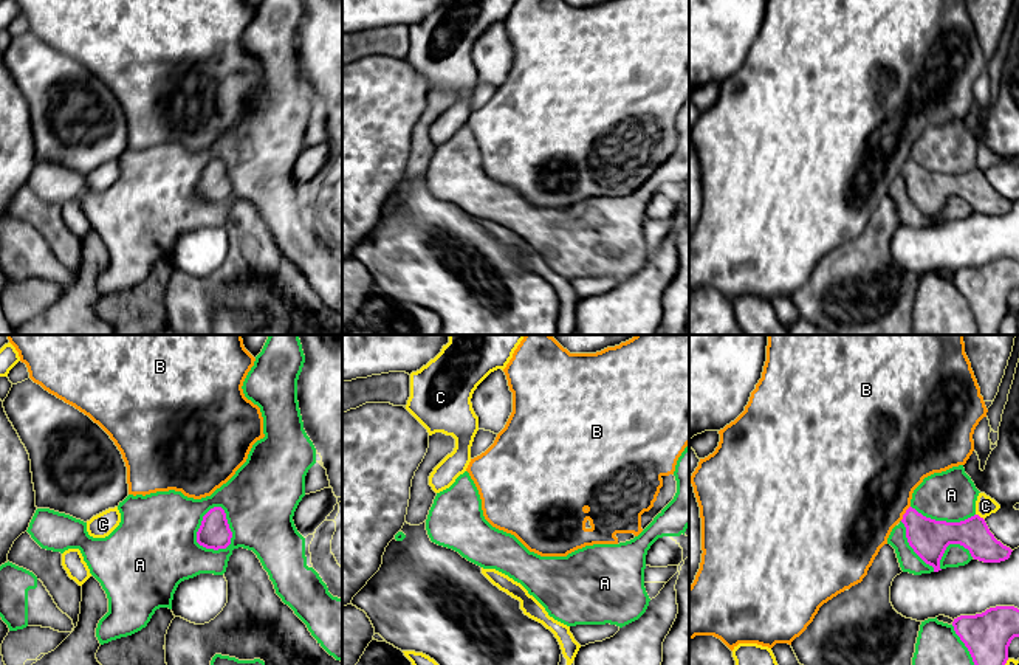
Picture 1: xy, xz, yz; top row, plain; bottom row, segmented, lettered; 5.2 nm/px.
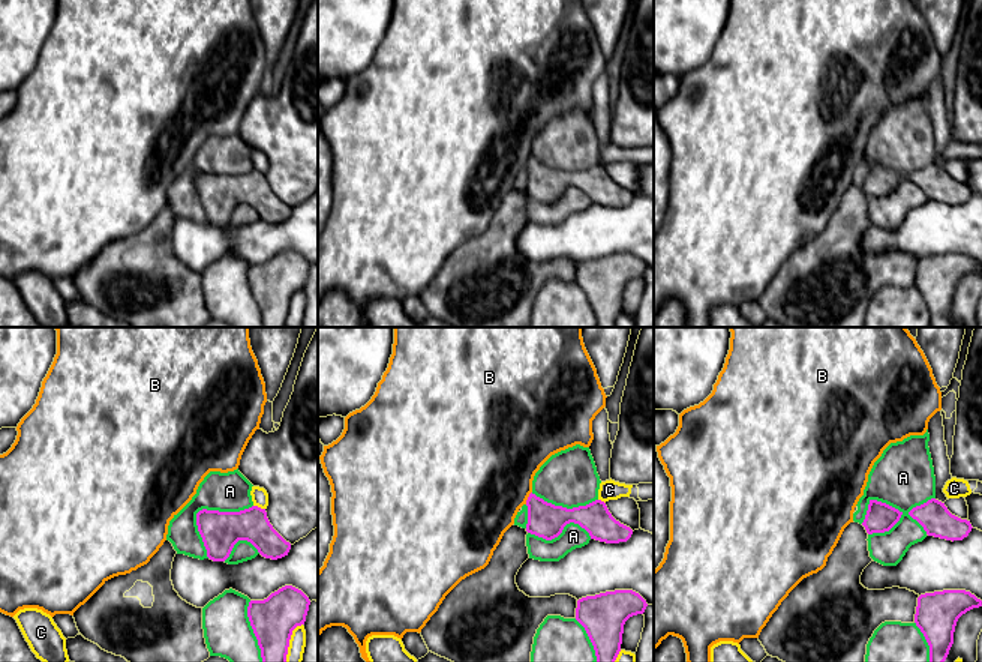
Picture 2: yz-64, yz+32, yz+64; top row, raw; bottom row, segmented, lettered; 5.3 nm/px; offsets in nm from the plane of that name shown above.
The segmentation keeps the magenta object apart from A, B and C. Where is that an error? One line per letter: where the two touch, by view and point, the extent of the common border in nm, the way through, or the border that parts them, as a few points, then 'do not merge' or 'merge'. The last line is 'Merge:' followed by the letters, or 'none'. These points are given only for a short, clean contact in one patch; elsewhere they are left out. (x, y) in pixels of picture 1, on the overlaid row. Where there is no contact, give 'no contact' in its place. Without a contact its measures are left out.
A: xy (200, 526) | 240 nm | do not merge
B: yz (905, 513) | 90 nm | along yz (909, 506), (900, 520) | do not merge
C: yz (979, 516) | 60 nm | do not merge
Merge: none

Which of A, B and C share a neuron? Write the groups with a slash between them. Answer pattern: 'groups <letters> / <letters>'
groups A / B / C

